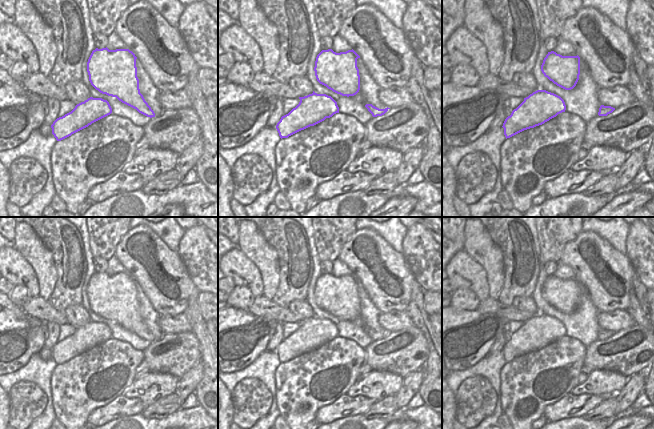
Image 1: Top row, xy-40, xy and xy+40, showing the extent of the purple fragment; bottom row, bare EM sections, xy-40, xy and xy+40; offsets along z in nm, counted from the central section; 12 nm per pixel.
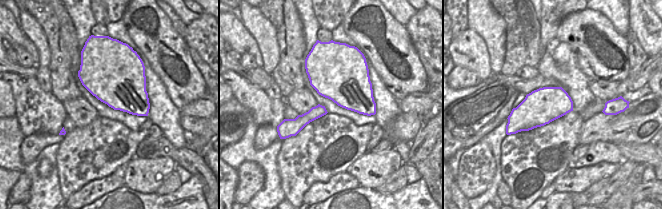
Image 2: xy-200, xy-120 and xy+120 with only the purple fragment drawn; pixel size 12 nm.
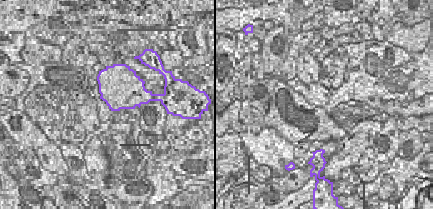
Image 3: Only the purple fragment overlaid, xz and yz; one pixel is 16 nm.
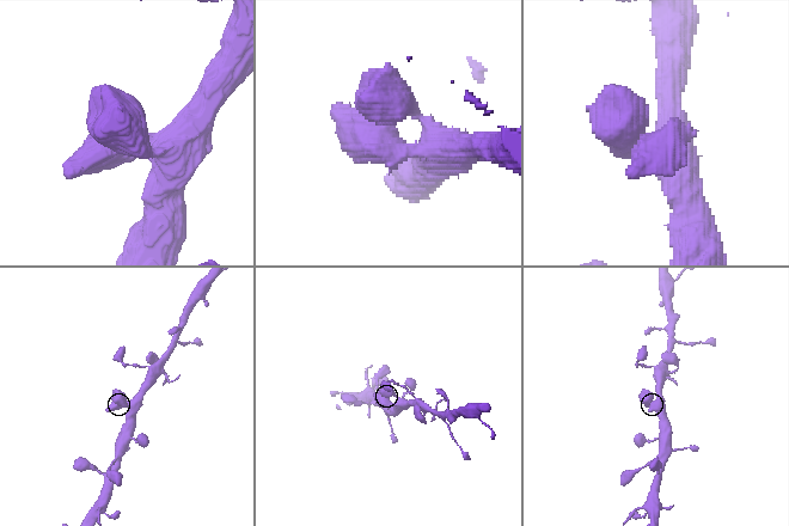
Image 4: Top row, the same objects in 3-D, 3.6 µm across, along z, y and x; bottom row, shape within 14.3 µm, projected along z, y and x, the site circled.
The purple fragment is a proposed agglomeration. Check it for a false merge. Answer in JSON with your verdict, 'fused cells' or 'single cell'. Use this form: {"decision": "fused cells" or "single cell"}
{"decision": "single cell"}

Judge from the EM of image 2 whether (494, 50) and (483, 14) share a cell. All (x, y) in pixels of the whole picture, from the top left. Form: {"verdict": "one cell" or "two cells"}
{"verdict": "one cell"}

